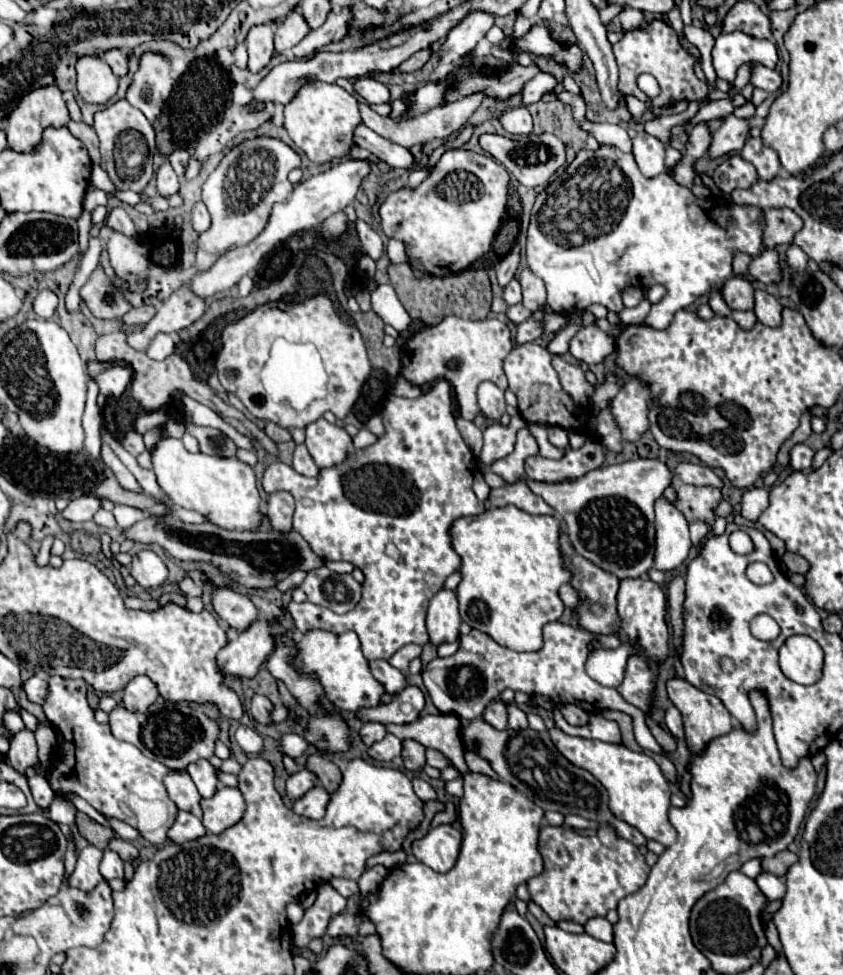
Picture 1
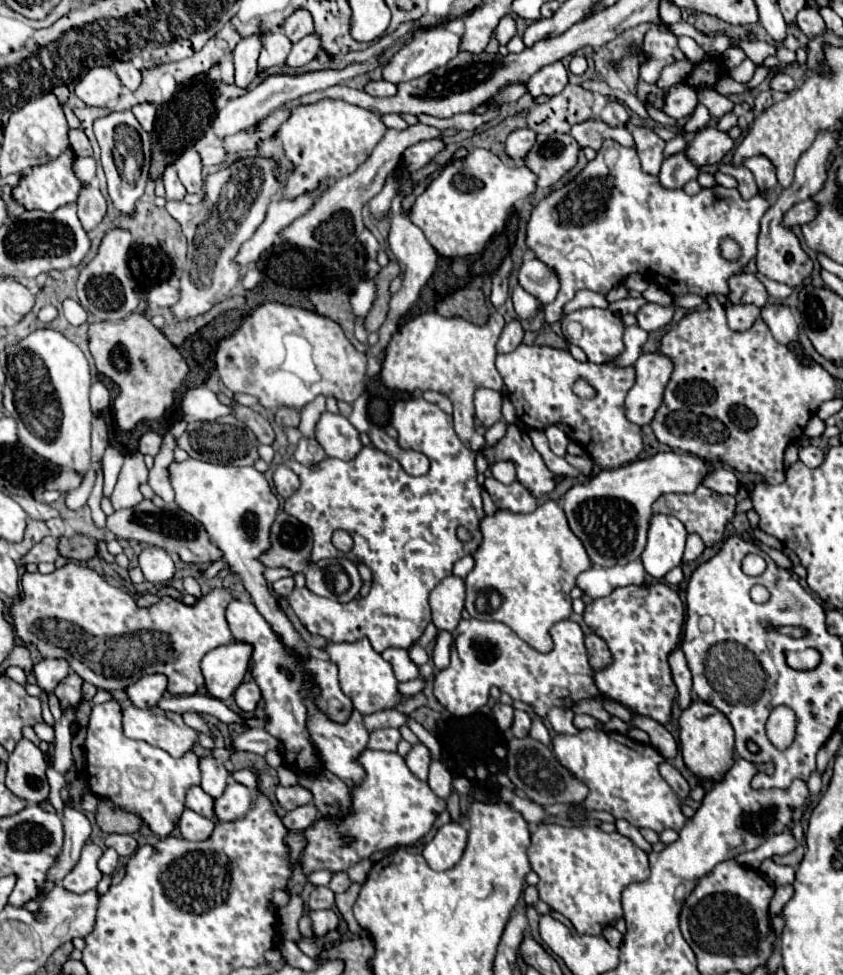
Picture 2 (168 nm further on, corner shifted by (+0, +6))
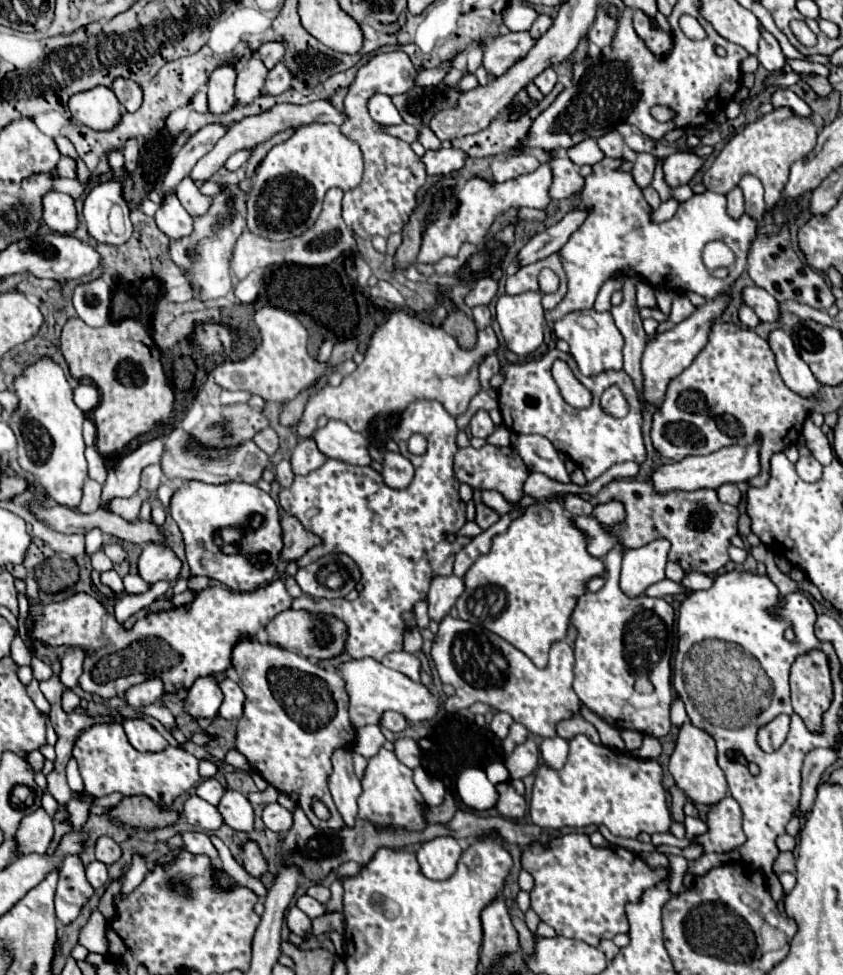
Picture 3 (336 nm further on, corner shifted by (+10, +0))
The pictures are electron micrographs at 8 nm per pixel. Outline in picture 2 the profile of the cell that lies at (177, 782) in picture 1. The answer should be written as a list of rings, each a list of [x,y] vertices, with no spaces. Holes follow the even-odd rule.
[[[194,785],[194,787],[190,787],[190,789],[186,791],[186,807],[188,807],[188,809],[192,809],[192,811],[208,817],[208,819],[214,819],[214,809],[212,809],[212,805],[214,805],[214,799],[212,799],[208,793],[204,793],[202,787]]]

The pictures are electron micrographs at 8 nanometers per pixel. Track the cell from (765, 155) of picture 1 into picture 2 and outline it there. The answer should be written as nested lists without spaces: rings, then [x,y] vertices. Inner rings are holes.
[[[754,155],[744,159],[744,167],[748,167],[758,183],[758,189],[764,191],[772,191],[778,187],[778,179],[776,179],[776,169],[772,165],[772,161],[766,155]]]

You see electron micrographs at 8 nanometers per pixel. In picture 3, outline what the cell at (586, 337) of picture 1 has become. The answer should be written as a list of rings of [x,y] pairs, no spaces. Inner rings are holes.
[[[594,309],[574,311],[574,313],[562,317],[554,323],[554,333],[556,333],[556,337],[564,339],[570,345],[570,353],[576,359],[582,375],[592,377],[592,375],[598,375],[602,371],[620,371],[622,369],[624,339],[620,335],[618,327],[614,325],[614,319],[612,319],[610,311],[606,311],[606,313],[598,313]],[[580,317],[588,317],[588,319],[592,319],[592,323],[588,327],[584,327],[584,325],[578,323]]]

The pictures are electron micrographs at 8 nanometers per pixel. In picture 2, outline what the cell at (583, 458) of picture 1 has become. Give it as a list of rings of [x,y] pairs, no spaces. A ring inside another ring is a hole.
[[[508,423],[508,433],[504,435],[504,439],[500,439],[492,449],[486,449],[484,455],[490,463],[500,459],[512,461],[516,465],[516,479],[526,485],[538,499],[546,493],[552,493],[558,483],[564,481],[562,475],[556,475],[546,467],[530,437],[514,423]]]

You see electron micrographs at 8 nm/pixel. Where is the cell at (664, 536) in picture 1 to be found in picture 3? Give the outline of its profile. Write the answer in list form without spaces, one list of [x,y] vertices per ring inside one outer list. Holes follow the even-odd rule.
[[[658,539],[654,543],[648,543],[646,547],[640,547],[640,549],[634,549],[634,551],[626,551],[624,557],[622,557],[622,575],[620,575],[620,589],[624,595],[628,597],[642,597],[644,591],[662,581],[664,579],[664,567],[668,563],[666,555],[668,555],[668,549],[670,549],[670,543],[666,543],[664,539]]]

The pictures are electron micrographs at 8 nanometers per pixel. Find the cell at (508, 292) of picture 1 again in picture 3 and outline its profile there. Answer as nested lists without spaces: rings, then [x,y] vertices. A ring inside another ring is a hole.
[[[538,291],[502,295],[496,301],[496,319],[506,347],[516,355],[528,355],[544,341],[544,309]]]

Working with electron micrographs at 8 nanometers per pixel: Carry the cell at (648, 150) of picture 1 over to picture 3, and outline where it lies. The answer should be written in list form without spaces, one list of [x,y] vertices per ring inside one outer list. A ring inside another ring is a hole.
[[[638,153],[636,161],[634,161],[632,177],[634,177],[634,181],[636,181],[636,185],[640,189],[644,189],[644,187],[648,187],[652,183],[654,167],[656,167],[656,159],[650,153]]]

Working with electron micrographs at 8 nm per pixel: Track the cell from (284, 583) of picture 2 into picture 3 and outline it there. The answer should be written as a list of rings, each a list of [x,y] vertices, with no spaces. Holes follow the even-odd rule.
[[[274,579],[250,593],[208,587],[200,591],[190,605],[162,613],[148,613],[148,617],[136,621],[130,631],[120,627],[116,619],[86,593],[76,593],[70,599],[52,605],[30,601],[30,611],[36,621],[36,641],[54,647],[70,645],[90,649],[80,677],[80,687],[88,693],[110,699],[122,697],[128,687],[150,677],[160,677],[164,681],[164,689],[174,693],[178,689],[190,689],[198,677],[224,673],[232,667],[232,649],[236,643],[244,637],[254,639],[258,631],[278,615],[278,611],[290,609],[290,603],[292,597],[288,595],[284,581]]]

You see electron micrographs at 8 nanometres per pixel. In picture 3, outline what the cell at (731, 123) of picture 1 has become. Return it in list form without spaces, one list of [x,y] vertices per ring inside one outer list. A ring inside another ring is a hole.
[[[678,151],[664,159],[664,165],[662,165],[664,181],[668,183],[670,189],[684,185],[694,177],[694,173],[702,167],[702,163],[704,159],[700,159],[692,151]]]

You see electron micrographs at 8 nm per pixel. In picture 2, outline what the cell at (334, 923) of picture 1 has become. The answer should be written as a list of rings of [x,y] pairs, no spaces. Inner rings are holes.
[[[310,911],[308,913],[312,917],[312,923],[314,923],[314,935],[324,935],[332,929],[338,927],[338,913],[334,911]]]

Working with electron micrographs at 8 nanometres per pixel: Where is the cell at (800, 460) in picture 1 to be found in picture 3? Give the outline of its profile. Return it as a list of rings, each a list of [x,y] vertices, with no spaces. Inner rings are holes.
[[[800,457],[800,461],[796,463],[796,471],[808,483],[822,479],[822,465],[814,457]]]

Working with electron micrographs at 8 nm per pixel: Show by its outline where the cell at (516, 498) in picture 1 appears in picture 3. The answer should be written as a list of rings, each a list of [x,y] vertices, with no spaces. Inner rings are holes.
[[[482,503],[476,507],[476,523],[478,523],[480,529],[492,527],[498,519],[500,519],[500,515],[494,513],[494,511],[490,511],[488,507],[482,507]]]

